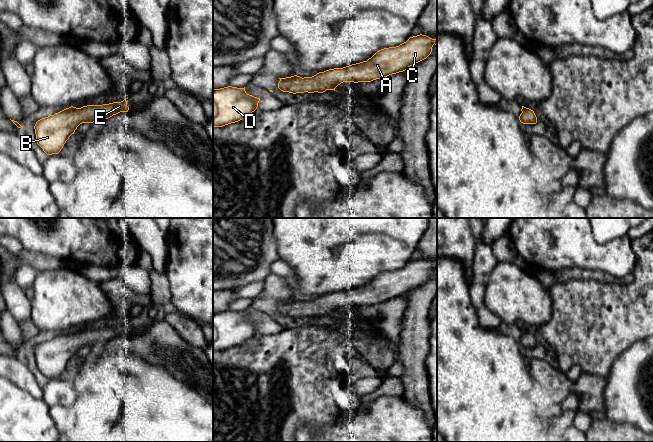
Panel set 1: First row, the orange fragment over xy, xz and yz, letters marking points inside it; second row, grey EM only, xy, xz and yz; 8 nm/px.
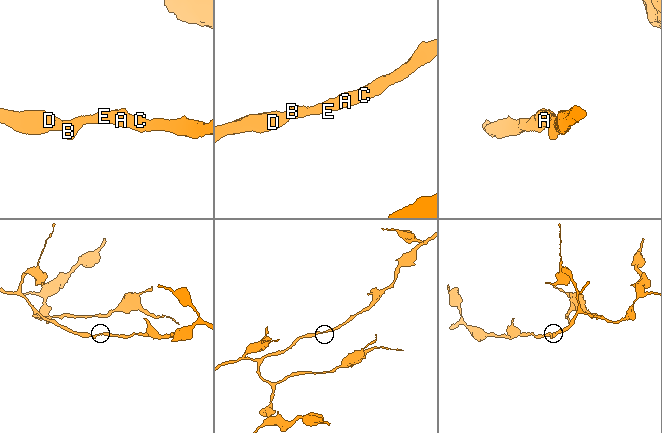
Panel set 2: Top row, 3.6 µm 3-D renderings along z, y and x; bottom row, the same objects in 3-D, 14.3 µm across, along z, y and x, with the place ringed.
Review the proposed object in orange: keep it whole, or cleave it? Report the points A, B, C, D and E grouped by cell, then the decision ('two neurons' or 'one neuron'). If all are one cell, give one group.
groups A B C D E; one neuron

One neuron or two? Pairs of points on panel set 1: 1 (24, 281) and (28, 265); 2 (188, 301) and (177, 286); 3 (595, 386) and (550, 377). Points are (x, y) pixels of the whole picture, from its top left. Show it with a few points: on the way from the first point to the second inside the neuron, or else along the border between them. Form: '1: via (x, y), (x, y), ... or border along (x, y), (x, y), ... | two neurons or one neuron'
1: via (24, 277), (28, 269) | one neuron
2: via (188, 297), (181, 290) | one neuron
3: via (584, 386), (561, 386) | one neuron

